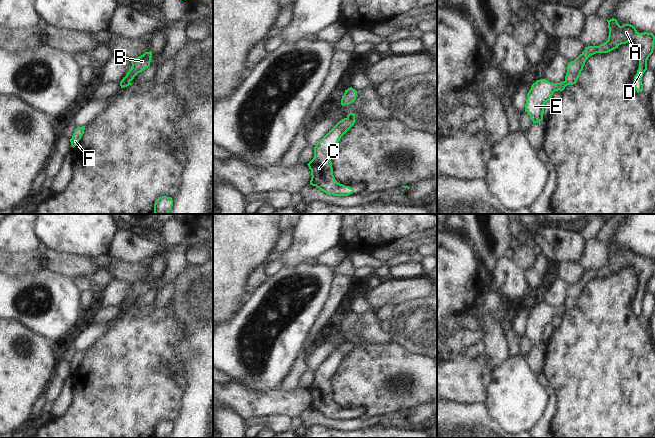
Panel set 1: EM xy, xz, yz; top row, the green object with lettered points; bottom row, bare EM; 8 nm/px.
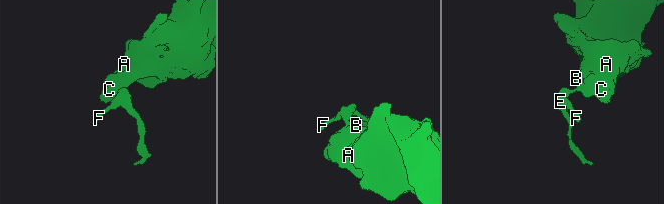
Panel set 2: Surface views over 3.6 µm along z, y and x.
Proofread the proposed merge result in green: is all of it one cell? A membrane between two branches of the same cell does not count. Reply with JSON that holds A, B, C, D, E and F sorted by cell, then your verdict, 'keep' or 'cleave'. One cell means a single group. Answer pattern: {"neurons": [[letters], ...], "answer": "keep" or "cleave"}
{"neurons": [["A", "B", "C", "D"], ["E", "F"]], "answer": "cleave"}

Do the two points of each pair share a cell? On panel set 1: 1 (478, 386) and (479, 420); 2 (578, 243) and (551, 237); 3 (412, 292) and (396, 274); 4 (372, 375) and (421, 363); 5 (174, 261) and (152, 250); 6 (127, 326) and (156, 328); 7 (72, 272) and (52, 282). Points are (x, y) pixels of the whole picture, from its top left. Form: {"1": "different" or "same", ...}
{"1": "different", "2": "same", "3": "different", "4": "same", "5": "same", "6": "same", "7": "different"}

